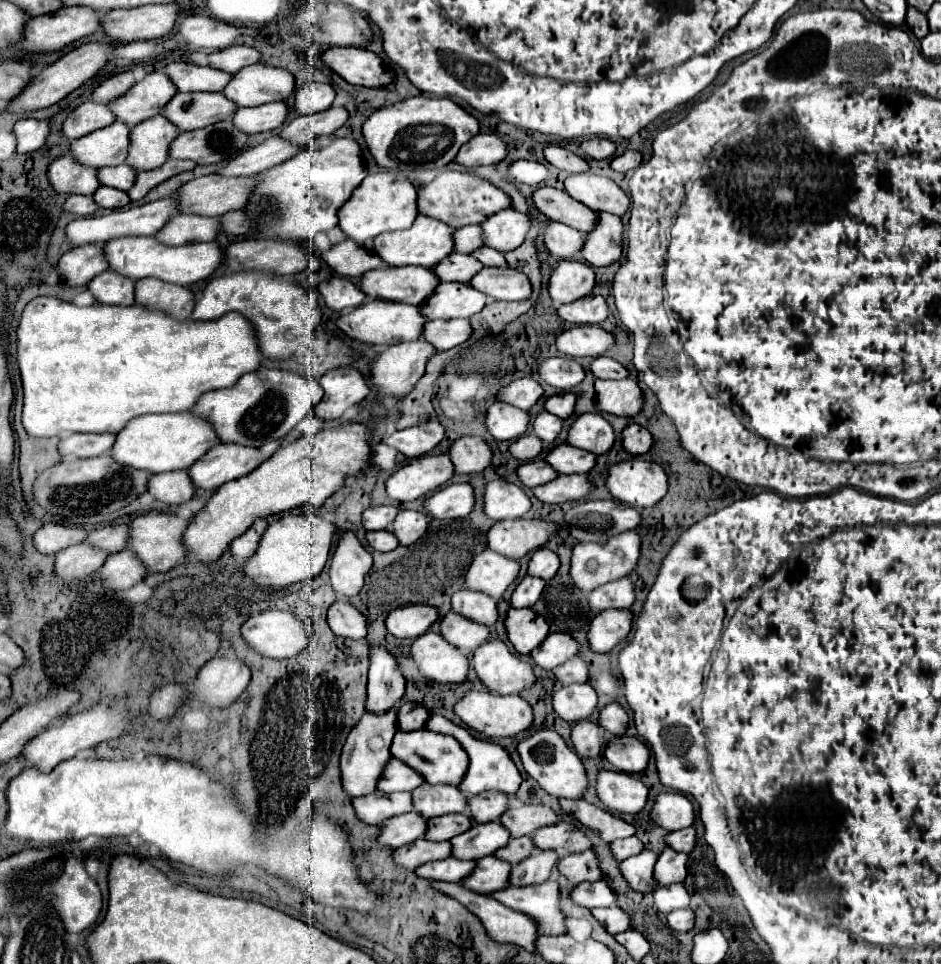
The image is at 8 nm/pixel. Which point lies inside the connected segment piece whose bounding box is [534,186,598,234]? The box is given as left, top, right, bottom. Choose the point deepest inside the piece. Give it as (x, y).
(559, 205)

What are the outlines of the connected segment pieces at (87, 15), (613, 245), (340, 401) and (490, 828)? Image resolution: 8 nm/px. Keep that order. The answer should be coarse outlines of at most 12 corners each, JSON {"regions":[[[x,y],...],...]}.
{"regions":[[[66,6],[30,18],[18,48],[56,52],[100,28],[104,12]],[[600,212],[586,234],[582,256],[590,266],[622,258],[620,216]],[[352,366],[328,370],[324,398],[312,412],[340,418],[372,390]],[[498,820],[474,824],[450,840],[452,856],[480,860],[504,848],[510,834]]]}

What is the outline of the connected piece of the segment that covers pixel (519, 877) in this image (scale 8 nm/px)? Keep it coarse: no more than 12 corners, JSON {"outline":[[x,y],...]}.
{"outline":[[534,852],[512,866],[514,886],[542,884],[560,856]]}

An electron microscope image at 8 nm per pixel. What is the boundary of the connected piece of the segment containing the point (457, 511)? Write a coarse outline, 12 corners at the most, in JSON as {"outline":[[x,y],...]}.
{"outline":[[468,482],[450,484],[424,502],[434,518],[460,520],[474,510]]}

